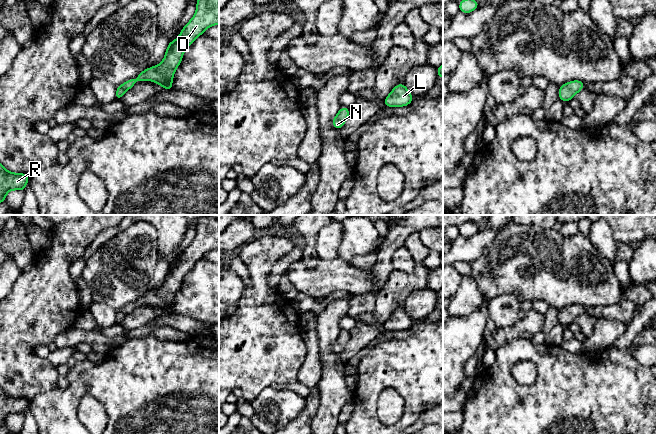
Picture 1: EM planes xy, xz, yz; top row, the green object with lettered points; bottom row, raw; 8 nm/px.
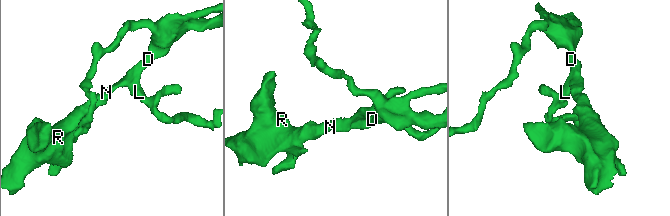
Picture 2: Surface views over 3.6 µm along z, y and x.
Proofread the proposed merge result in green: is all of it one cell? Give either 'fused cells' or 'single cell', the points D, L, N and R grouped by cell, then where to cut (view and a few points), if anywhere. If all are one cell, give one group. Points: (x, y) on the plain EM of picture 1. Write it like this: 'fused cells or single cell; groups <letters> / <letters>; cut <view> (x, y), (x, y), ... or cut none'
single cell; groups D L N R; cut none

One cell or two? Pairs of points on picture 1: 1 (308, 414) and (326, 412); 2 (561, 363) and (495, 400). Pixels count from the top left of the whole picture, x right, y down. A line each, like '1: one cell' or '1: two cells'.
1: two cells
2: one cell

